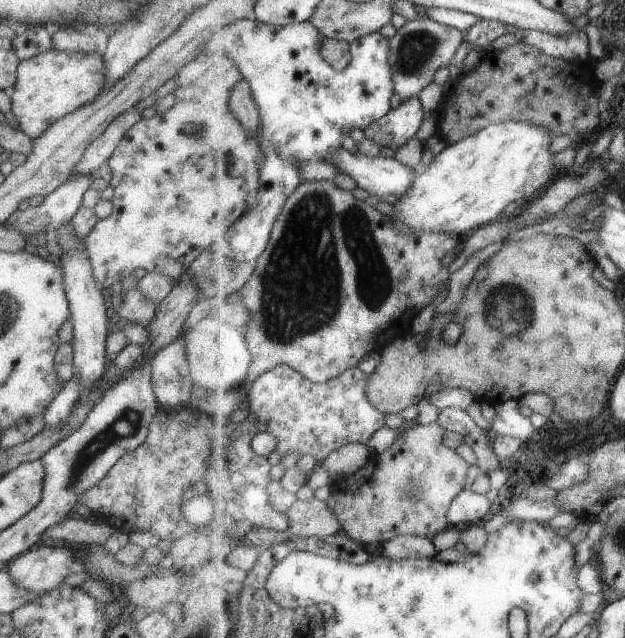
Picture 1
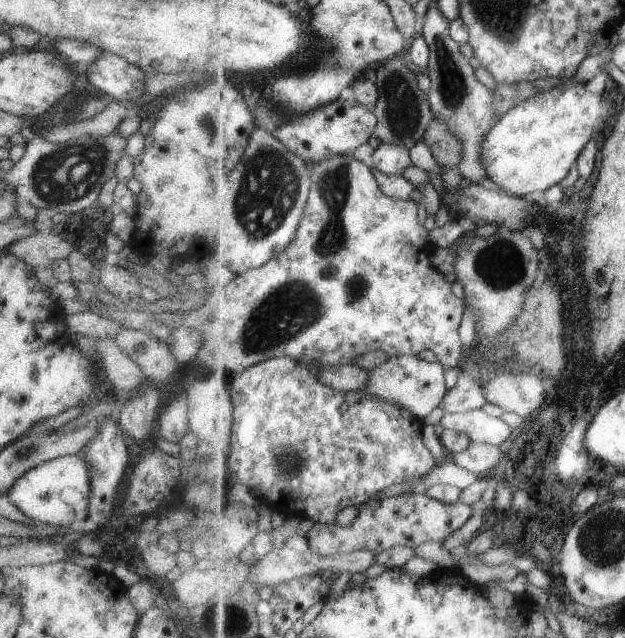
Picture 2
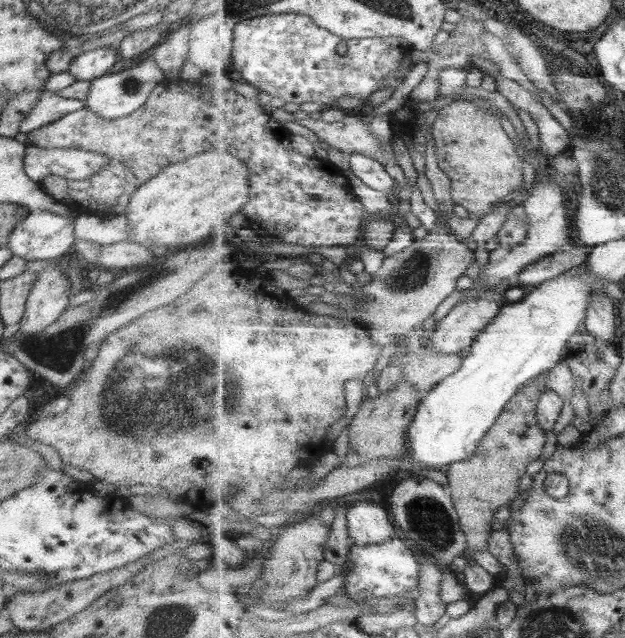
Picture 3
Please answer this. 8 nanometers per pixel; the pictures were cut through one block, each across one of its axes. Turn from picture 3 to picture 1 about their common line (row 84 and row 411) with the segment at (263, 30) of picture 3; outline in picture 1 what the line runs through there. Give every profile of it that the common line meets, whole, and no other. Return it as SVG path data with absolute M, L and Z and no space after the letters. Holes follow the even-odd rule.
M277 365L254 380L253 385L249 387L246 402L241 407L241 415L251 414L256 420L266 422L266 431L276 438L275 451L281 457L291 453L306 454L315 460L315 464L320 464L333 450L349 442L366 444L379 428L386 426L387 416L377 409L367 396L370 375L365 374L361 368L353 367L330 381L314 383L289 365Z

